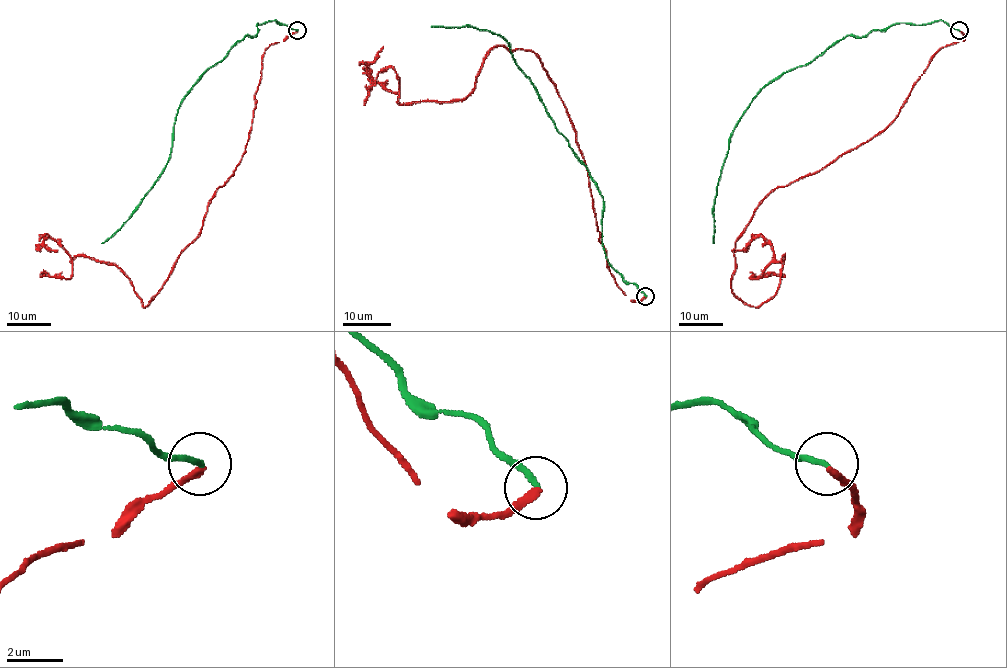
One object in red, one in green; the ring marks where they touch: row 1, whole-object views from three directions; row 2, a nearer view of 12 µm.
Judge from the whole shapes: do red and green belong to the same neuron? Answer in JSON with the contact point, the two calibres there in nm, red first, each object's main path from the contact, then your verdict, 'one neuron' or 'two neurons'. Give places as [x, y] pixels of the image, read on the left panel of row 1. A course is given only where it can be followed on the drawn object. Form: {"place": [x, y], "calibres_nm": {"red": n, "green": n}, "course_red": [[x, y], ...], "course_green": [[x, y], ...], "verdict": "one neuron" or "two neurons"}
{"place": [297, 30], "calibres_nm": {"red": 260, "green": 200}, "course_red": [[297, 30], [265, 51], [245, 152], [201, 233], [145, 307], [115, 265], [75, 256], [72, 276], [40, 277]], "course_green": [[297, 30], [276, 20], [257, 23], [253, 37], [246, 35], [197, 81], [180, 104], [163, 173], [101, 243]], "verdict": "two neurons"}

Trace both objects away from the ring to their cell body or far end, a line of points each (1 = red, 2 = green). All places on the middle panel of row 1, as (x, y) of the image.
1: (645, 296), (610, 273), (533, 52), (495, 46), (447, 101), (402, 104), (384, 68), (364, 105)
2: (645, 296), (605, 255), (604, 201), (597, 183), (557, 130), (507, 41), (465, 26), (431, 26)

